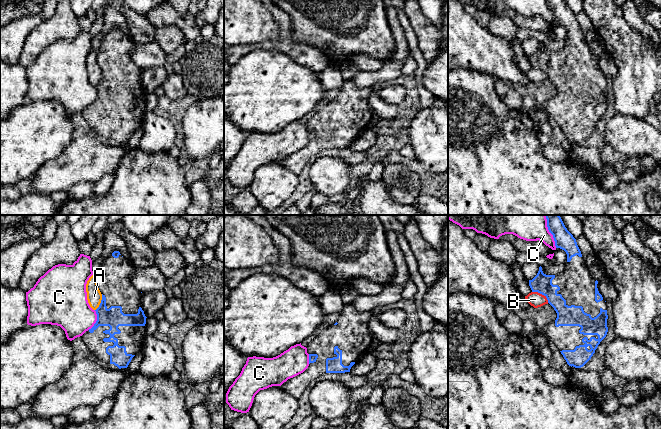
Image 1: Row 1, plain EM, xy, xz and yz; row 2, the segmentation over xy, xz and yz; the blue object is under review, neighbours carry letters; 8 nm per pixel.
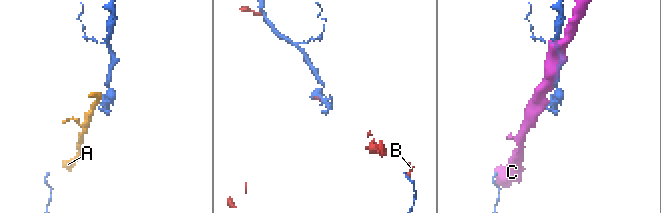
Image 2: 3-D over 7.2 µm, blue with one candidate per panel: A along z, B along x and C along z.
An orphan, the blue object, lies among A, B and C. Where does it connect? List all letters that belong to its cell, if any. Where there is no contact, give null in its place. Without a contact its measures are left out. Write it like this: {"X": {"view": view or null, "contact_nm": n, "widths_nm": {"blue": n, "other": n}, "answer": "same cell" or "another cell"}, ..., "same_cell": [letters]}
{"A": {"view": "xy", "contact_nm": 150, "widths_nm": {"blue": 160, "other": 120}, "answer": "another cell"}, "B": {"view": "yz", "contact_nm": 160, "widths_nm": {"blue": 160, "other": 120}, "answer": "another cell"}, "C": {"view": "yz", "contact_nm": 200, "widths_nm": {"blue": 150, "other": 140}, "answer": "another cell"}, "same_cell": []}

